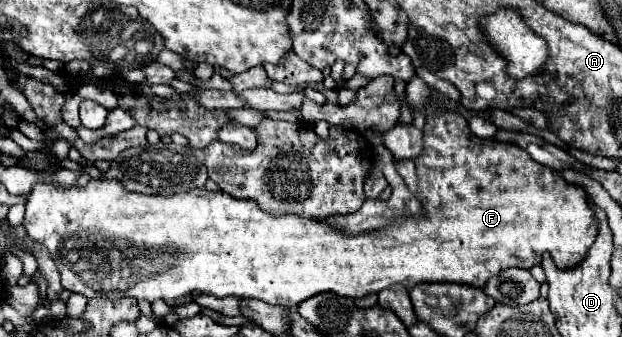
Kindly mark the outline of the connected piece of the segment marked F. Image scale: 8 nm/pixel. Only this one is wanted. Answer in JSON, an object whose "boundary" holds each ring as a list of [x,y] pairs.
{"boundary":[[[437,109],[435,113],[427,115],[427,123],[423,129],[423,151],[429,151],[415,157],[415,165],[417,165],[417,179],[419,179],[419,201],[423,207],[423,213],[419,217],[411,217],[411,219],[401,219],[395,221],[389,227],[381,227],[375,231],[365,231],[359,235],[349,235],[345,231],[341,231],[335,225],[329,225],[325,221],[319,219],[305,219],[299,215],[269,215],[265,211],[261,211],[261,207],[253,201],[253,199],[235,199],[223,191],[207,191],[207,189],[193,189],[189,193],[177,193],[173,197],[155,197],[155,195],[137,195],[137,193],[129,193],[121,187],[121,183],[117,183],[117,179],[91,179],[85,187],[59,187],[59,185],[45,185],[39,183],[37,187],[33,187],[33,191],[27,195],[27,213],[25,213],[25,229],[29,233],[29,237],[41,245],[47,247],[47,251],[51,253],[57,271],[61,273],[61,285],[71,291],[71,293],[81,293],[89,299],[93,297],[105,297],[105,299],[121,299],[121,297],[133,297],[133,299],[145,299],[145,301],[157,301],[163,299],[165,303],[175,303],[177,299],[181,299],[183,295],[189,295],[191,291],[199,291],[199,293],[207,293],[207,295],[215,295],[215,297],[243,297],[243,299],[261,299],[269,305],[281,305],[281,307],[289,307],[293,309],[295,305],[299,305],[301,301],[319,295],[319,293],[335,293],[339,297],[363,297],[367,293],[379,293],[391,285],[403,285],[407,289],[419,285],[419,283],[465,283],[465,285],[473,285],[473,287],[485,287],[489,277],[495,277],[499,271],[509,269],[509,267],[521,267],[521,269],[531,269],[533,265],[539,265],[543,259],[543,253],[549,253],[551,259],[555,261],[555,265],[559,269],[571,269],[577,267],[589,247],[593,245],[593,239],[597,237],[599,231],[599,219],[595,217],[593,209],[589,207],[589,195],[583,189],[583,185],[573,185],[567,183],[557,171],[537,163],[535,159],[529,157],[527,151],[523,151],[521,147],[513,145],[513,143],[501,143],[495,139],[481,139],[477,135],[471,133],[467,121],[449,109]]]}

